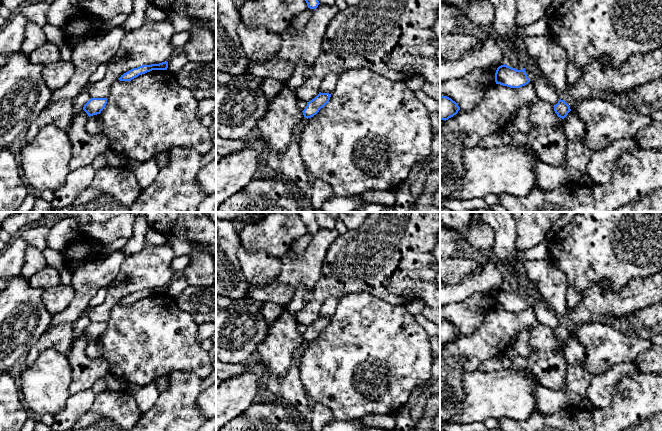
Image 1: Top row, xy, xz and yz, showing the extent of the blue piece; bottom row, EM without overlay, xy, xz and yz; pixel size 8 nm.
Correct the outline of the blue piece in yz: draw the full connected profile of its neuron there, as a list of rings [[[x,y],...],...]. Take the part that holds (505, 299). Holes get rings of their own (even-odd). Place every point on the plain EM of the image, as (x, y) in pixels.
[[[501,289],[495,297],[495,306],[510,312],[520,312],[530,306],[525,292],[517,294],[507,289]]]

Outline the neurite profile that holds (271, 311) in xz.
[[[263,302],[261,313],[268,323],[276,321],[283,313],[284,306],[273,302]]]

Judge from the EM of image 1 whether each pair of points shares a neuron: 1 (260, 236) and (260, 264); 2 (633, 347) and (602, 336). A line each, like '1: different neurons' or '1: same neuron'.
1: different neurons
2: same neuron

